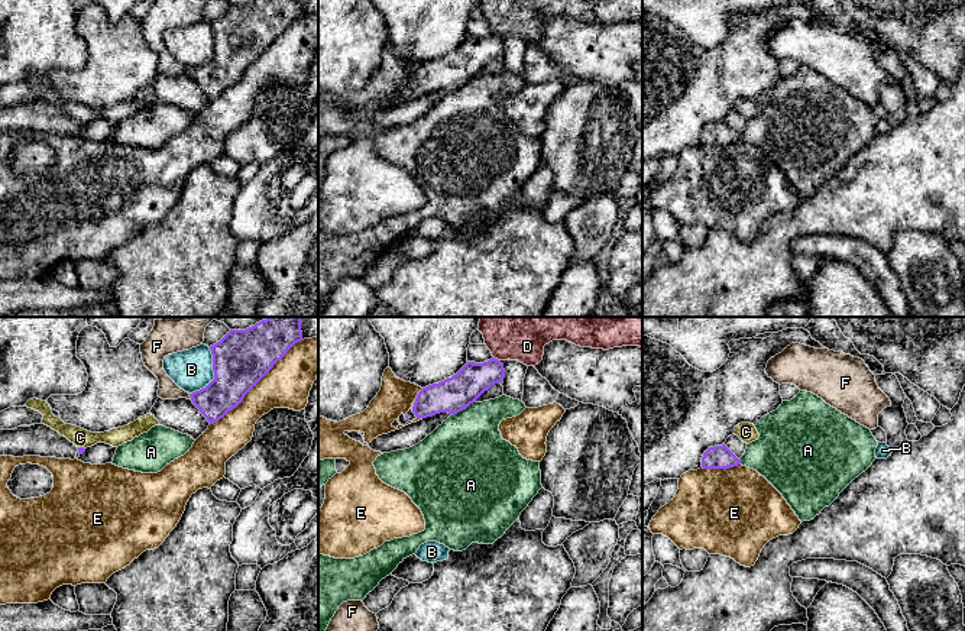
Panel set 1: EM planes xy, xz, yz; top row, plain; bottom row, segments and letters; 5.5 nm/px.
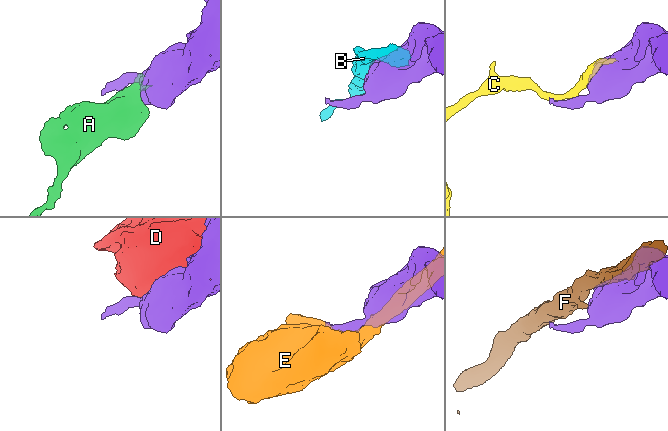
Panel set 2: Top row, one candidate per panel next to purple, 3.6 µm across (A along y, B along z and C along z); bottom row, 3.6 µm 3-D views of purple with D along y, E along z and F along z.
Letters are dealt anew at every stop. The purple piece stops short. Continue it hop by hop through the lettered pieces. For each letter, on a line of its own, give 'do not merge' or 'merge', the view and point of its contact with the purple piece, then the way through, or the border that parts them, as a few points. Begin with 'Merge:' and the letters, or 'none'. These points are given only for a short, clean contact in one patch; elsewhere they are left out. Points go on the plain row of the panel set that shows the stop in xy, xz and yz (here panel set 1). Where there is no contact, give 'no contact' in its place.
Merge: none
A: do not merge; contact xz (462, 86); border xz (473, 77), (452, 91)
B: do not merge; contact xy (214, 51)
C: do not merge; contact xy (81, 123)
D: do not merge; contact xz (496, 35)
E: do not merge; contact xy (255, 61)
F: do not merge; contact xy (190, 71)

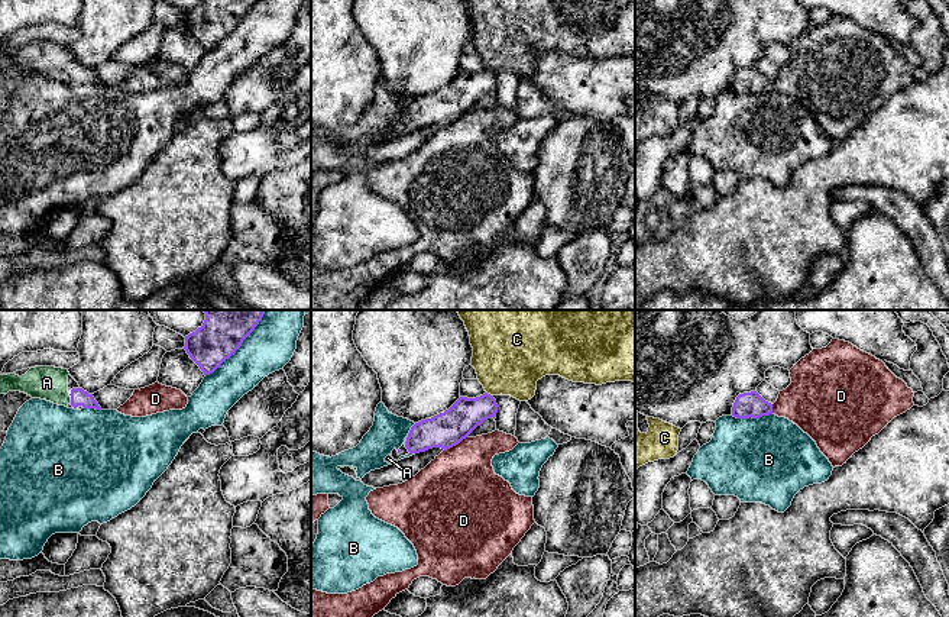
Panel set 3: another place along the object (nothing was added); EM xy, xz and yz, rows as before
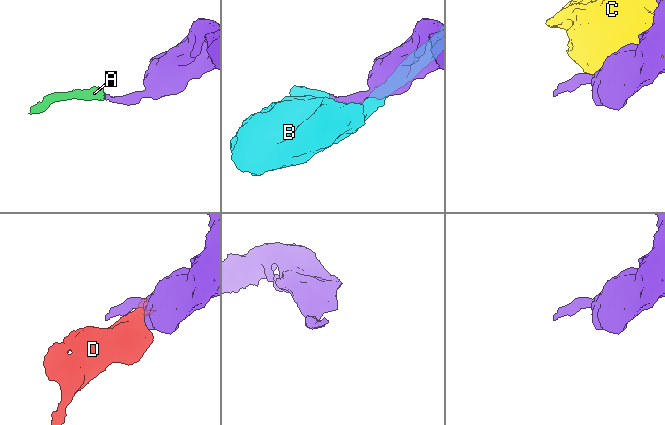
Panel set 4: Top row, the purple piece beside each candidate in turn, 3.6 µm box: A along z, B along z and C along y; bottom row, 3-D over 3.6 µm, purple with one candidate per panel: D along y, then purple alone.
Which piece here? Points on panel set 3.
Merge: A
A: merge; contact xy (71, 74); way xy (78, 73), (71, 74), (64, 74), (47, 58)
B: do not merge; contact xy (233, 28)
C: do not merge; contact xz (489, 70)
D: do not merge; contact xz (454, 120); border xz (466, 112), (444, 126)

